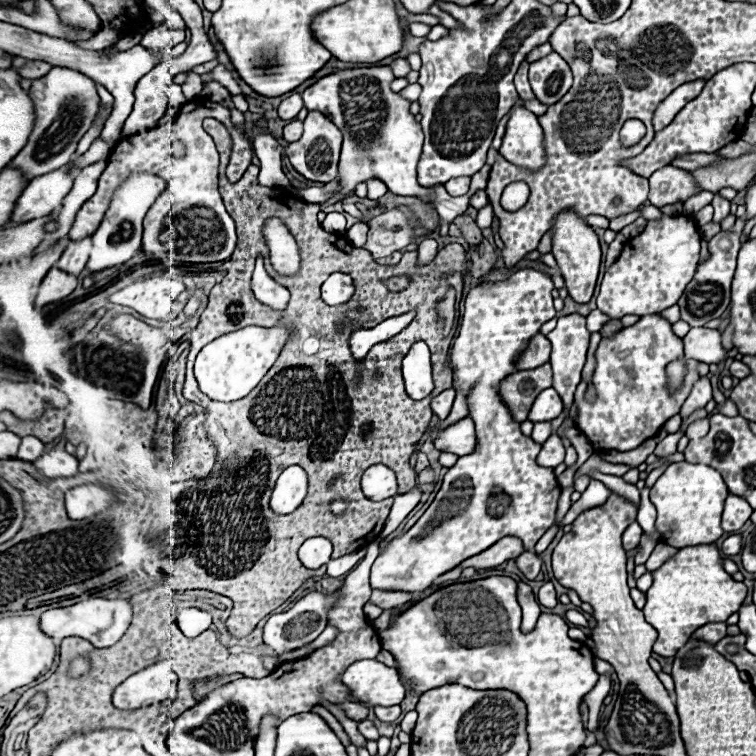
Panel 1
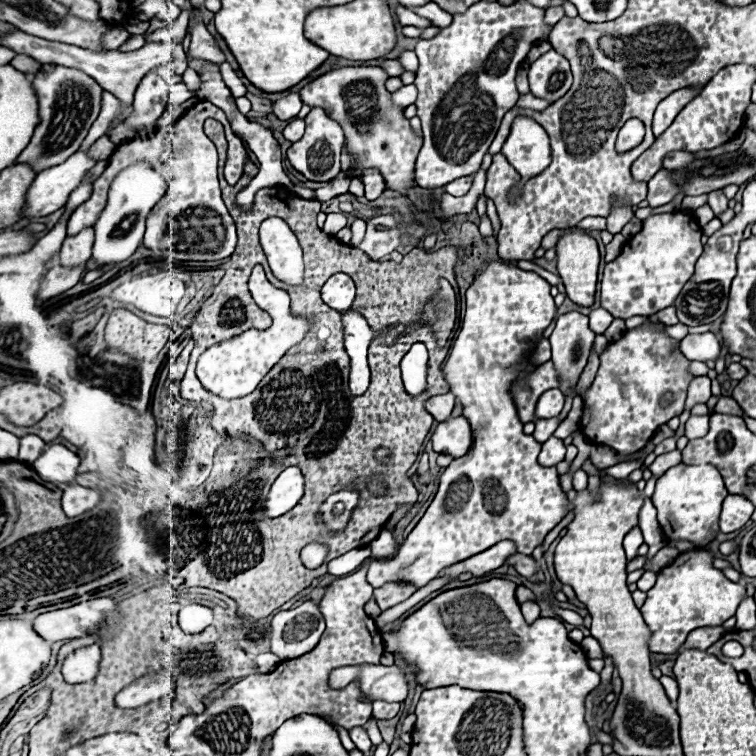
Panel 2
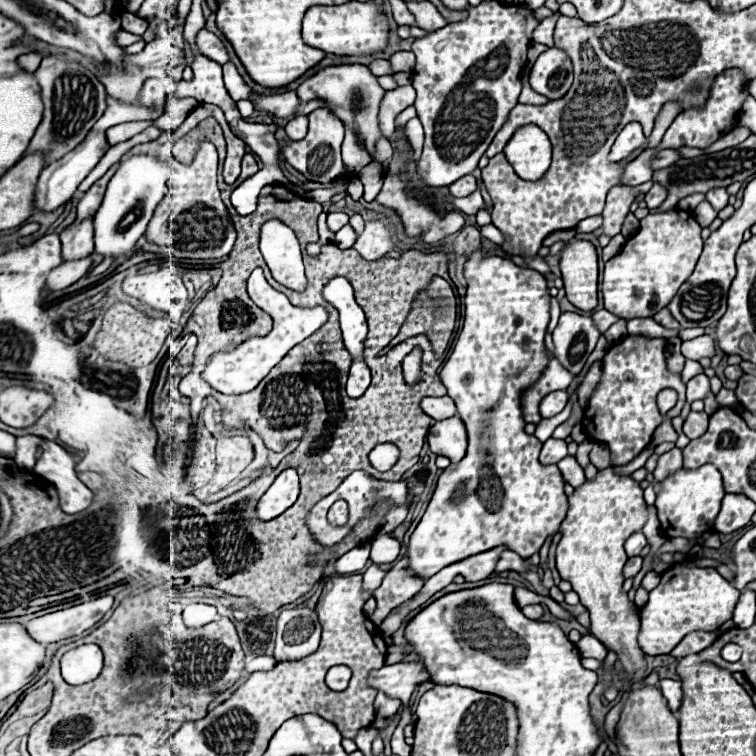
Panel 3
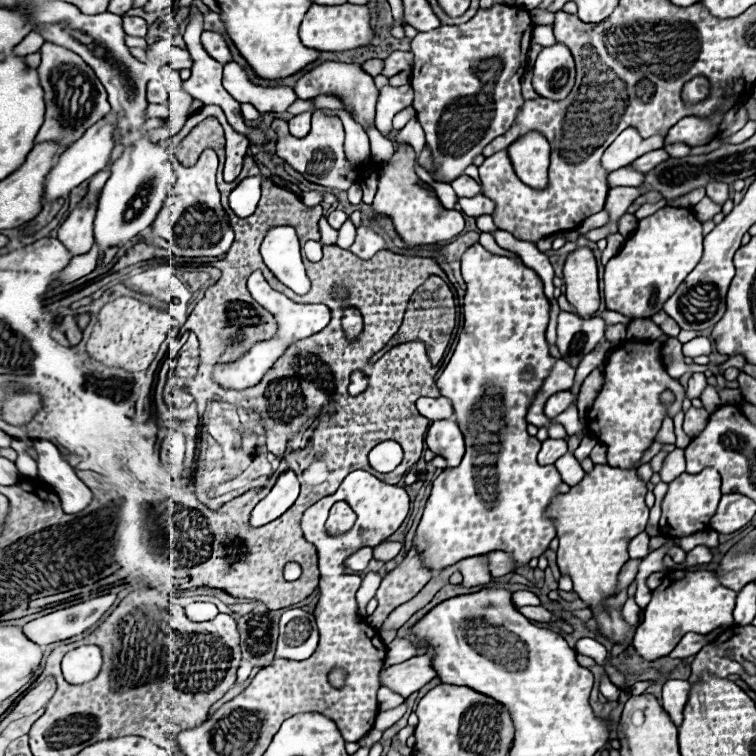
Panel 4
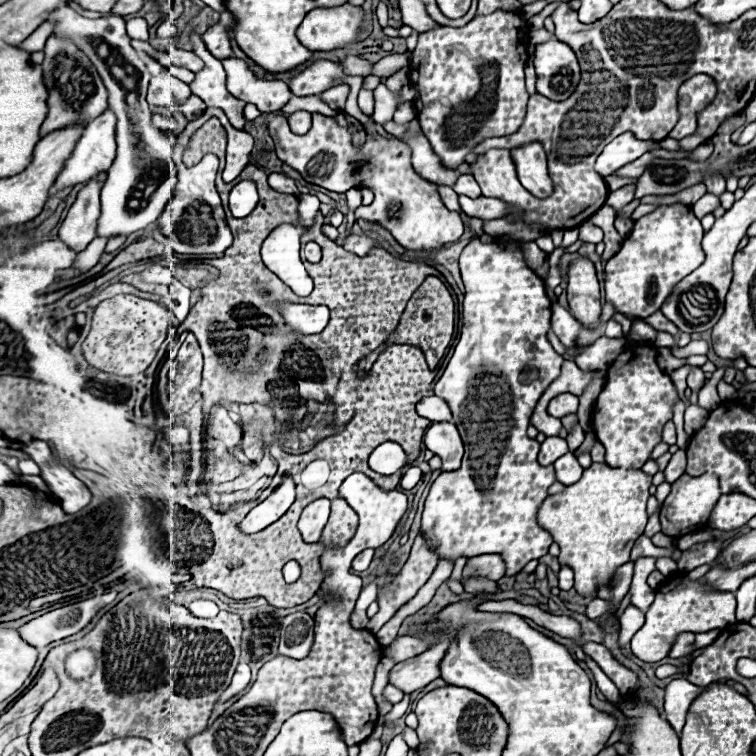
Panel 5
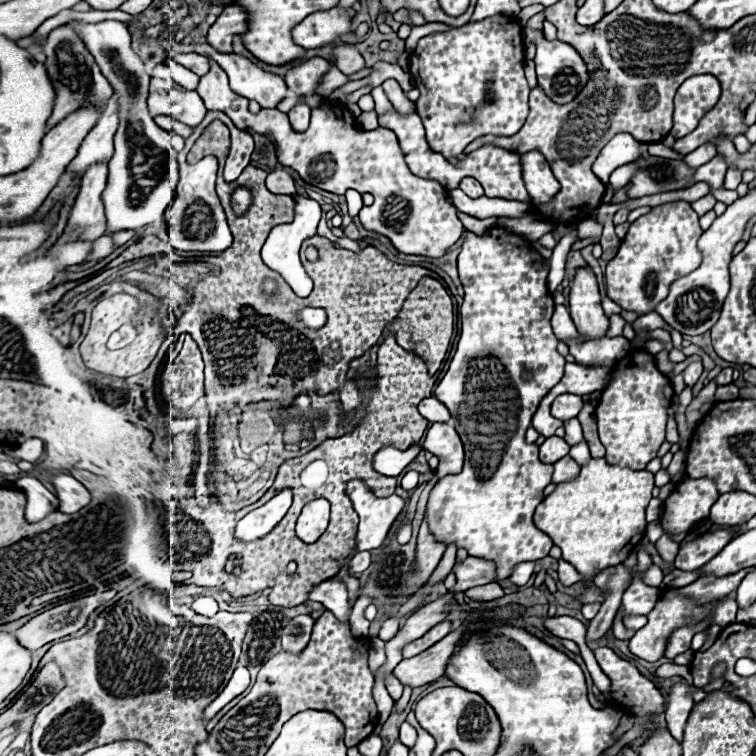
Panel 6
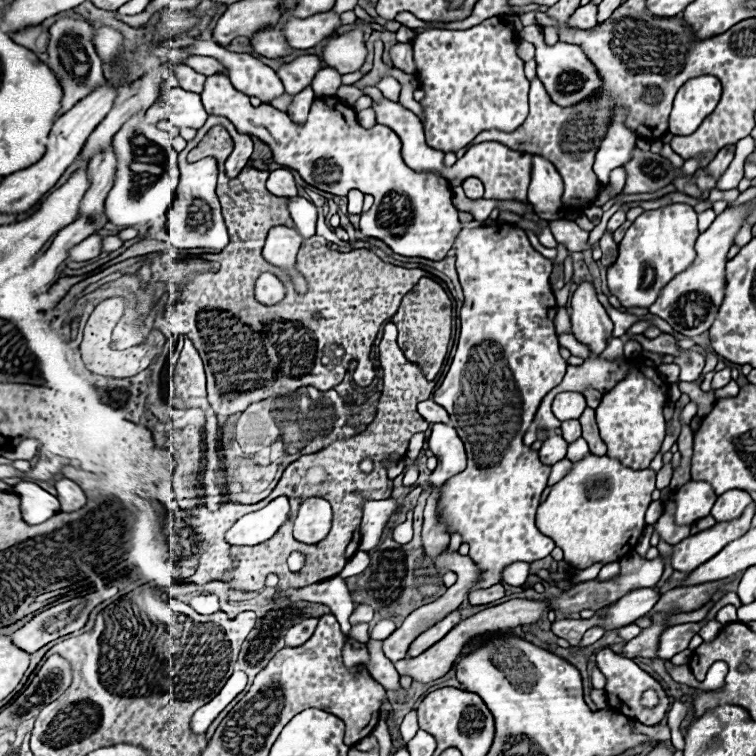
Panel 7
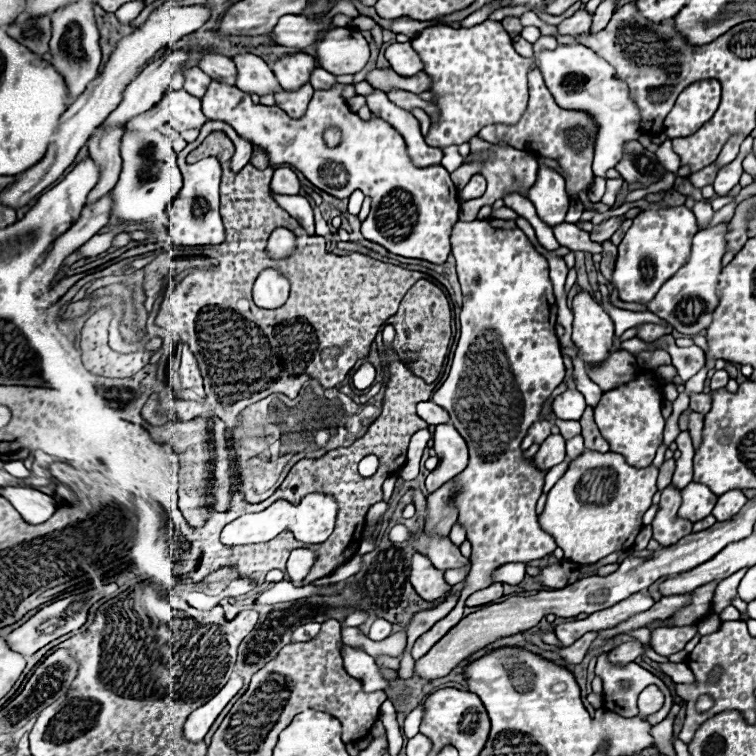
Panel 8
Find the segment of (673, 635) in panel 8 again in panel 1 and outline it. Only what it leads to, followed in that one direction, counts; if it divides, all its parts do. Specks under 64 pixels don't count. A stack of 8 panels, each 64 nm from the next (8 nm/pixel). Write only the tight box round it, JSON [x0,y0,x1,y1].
[692,622,726,644]

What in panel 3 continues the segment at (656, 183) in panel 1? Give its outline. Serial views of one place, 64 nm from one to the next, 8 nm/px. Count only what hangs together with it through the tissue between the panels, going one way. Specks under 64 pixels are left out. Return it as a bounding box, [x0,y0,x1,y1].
[644,184,666,208]

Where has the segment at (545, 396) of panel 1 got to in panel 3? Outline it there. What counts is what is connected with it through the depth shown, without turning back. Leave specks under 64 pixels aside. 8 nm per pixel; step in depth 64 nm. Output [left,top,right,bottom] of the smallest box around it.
[540,390,568,418]

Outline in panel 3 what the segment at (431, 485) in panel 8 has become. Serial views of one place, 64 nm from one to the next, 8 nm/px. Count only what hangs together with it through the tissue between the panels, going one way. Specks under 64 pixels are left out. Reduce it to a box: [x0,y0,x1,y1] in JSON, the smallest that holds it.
[428,416,466,462]

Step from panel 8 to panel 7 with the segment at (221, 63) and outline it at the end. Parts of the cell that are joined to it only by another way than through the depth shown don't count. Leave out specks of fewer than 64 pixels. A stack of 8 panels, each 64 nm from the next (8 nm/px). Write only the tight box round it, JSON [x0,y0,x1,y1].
[184,56,228,76]

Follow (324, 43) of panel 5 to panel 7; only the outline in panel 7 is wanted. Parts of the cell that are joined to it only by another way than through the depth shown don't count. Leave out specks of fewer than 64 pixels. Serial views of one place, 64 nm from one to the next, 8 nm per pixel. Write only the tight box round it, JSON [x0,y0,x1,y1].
[282,12,340,48]

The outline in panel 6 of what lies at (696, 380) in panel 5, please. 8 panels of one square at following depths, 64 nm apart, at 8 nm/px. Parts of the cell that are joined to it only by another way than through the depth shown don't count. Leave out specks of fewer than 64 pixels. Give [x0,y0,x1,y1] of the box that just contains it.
[682,360,702,386]

